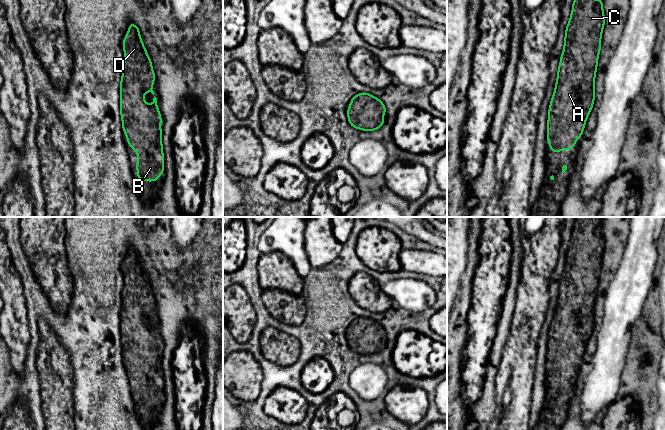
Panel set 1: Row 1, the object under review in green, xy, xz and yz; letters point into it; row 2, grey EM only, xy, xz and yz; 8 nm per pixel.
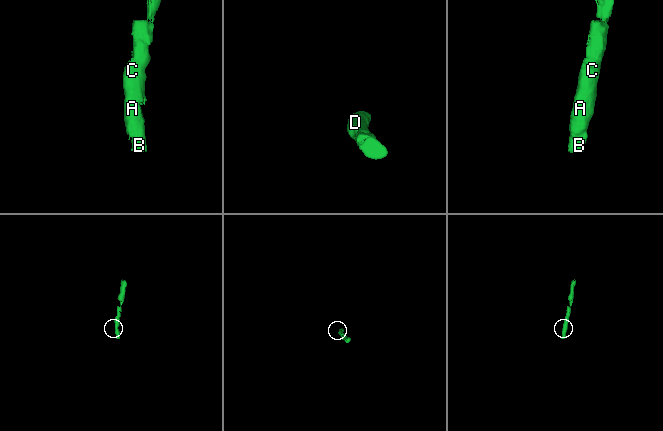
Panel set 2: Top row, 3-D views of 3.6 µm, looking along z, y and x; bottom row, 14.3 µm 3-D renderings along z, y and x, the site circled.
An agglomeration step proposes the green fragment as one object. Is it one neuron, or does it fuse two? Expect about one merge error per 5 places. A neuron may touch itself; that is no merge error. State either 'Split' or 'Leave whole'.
Leave whole

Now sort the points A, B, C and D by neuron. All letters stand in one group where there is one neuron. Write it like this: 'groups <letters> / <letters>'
groups A B C D

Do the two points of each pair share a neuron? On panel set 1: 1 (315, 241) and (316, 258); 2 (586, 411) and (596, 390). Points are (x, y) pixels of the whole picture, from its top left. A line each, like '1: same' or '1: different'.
1: same
2: same

